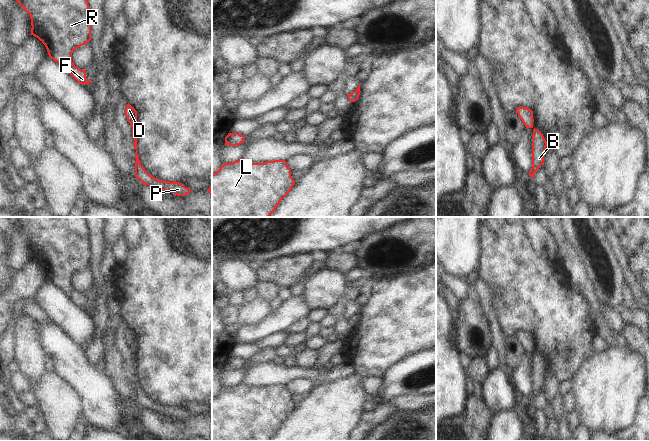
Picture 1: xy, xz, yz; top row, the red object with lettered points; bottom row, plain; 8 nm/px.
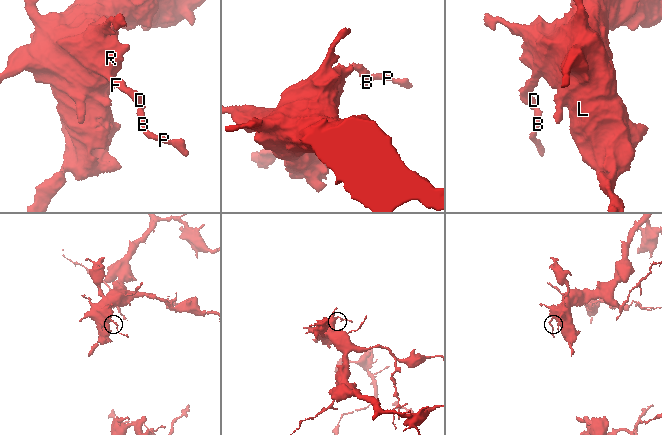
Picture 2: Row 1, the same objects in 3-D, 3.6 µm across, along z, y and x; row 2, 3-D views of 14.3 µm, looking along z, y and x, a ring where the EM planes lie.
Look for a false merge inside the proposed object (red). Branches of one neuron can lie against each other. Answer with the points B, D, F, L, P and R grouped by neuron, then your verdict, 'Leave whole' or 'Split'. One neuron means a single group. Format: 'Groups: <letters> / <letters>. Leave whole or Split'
Groups: B P / D F L R. Split

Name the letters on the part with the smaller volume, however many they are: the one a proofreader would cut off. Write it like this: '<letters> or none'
B, P

